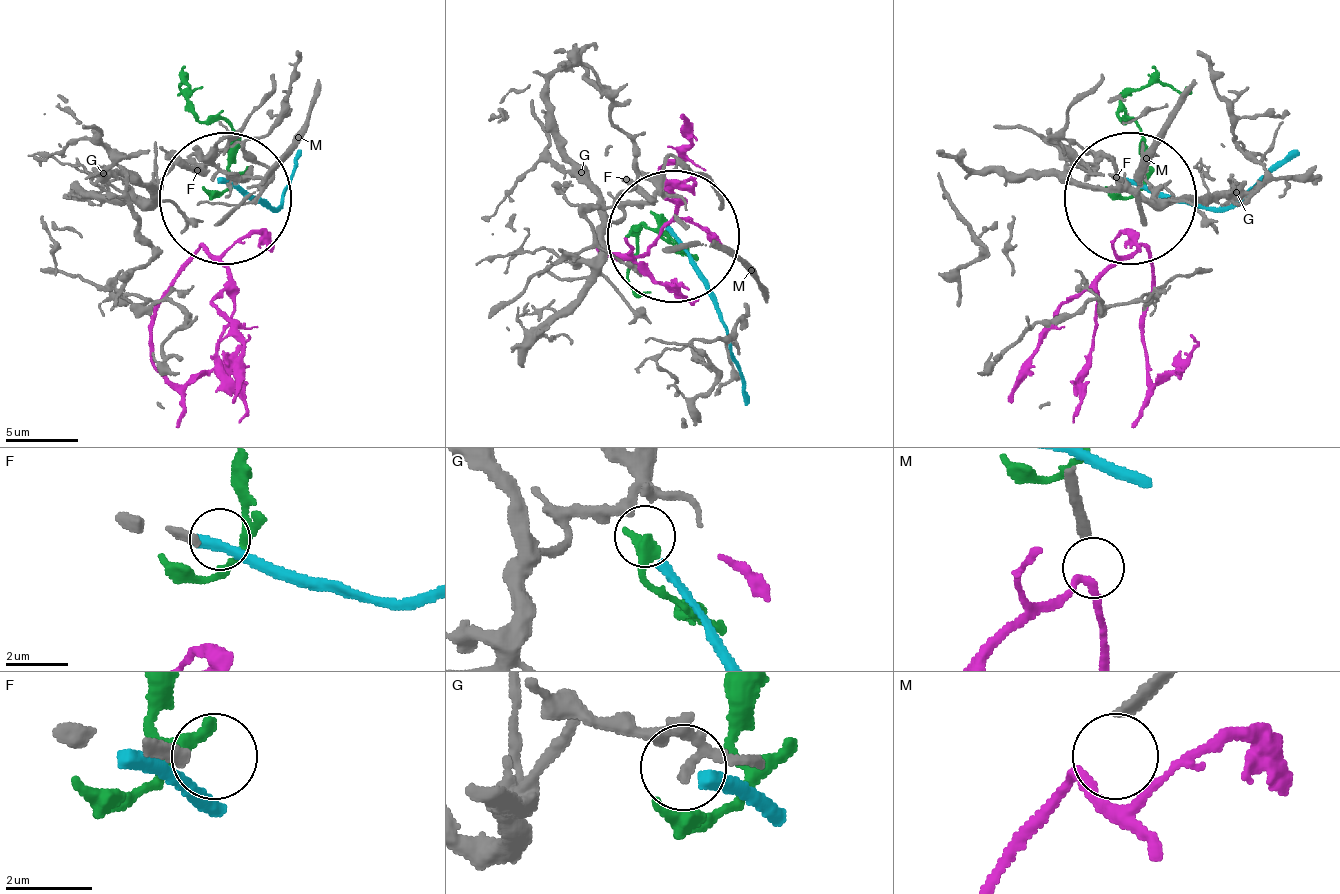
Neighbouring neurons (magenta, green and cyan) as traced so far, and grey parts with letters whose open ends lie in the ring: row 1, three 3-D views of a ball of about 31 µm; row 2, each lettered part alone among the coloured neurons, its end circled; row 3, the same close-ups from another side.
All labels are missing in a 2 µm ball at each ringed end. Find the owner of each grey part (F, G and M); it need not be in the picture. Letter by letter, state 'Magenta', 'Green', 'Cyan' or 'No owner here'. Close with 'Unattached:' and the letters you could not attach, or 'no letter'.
F: No owner here
G: Green
M: Magenta
Unattached: F

